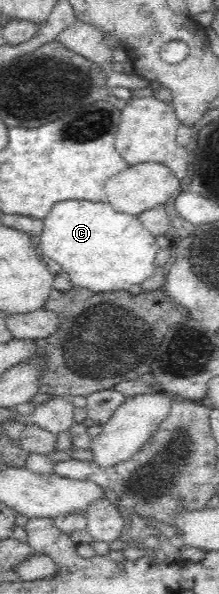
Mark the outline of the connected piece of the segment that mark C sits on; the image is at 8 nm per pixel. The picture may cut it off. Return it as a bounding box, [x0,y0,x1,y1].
[36,201,159,293]

